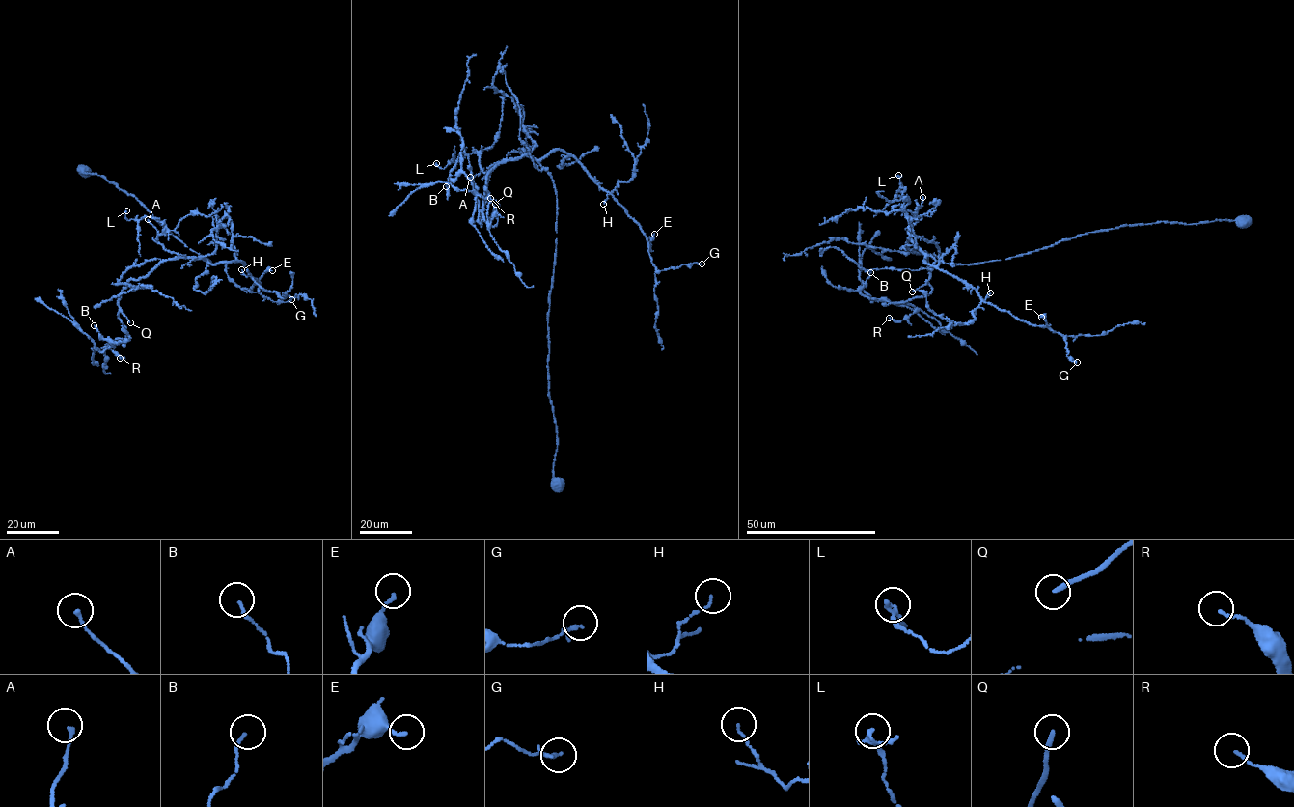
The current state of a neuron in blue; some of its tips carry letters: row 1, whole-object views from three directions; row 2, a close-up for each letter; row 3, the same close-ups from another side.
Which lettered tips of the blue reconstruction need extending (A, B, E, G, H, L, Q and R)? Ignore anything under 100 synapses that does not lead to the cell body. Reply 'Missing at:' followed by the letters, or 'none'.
Missing at: Q

